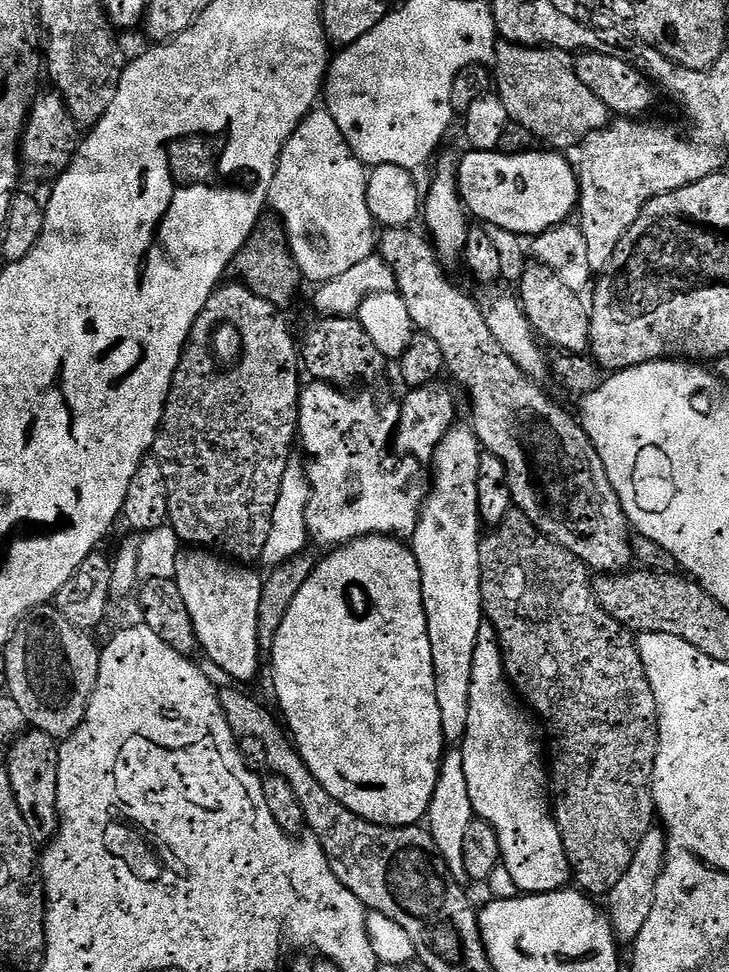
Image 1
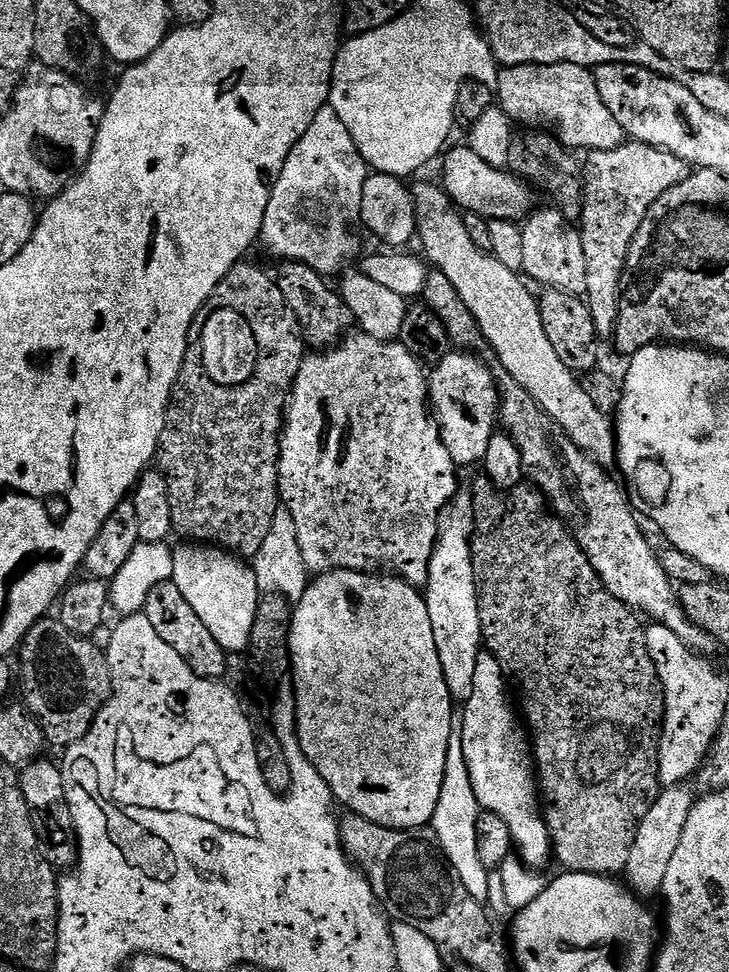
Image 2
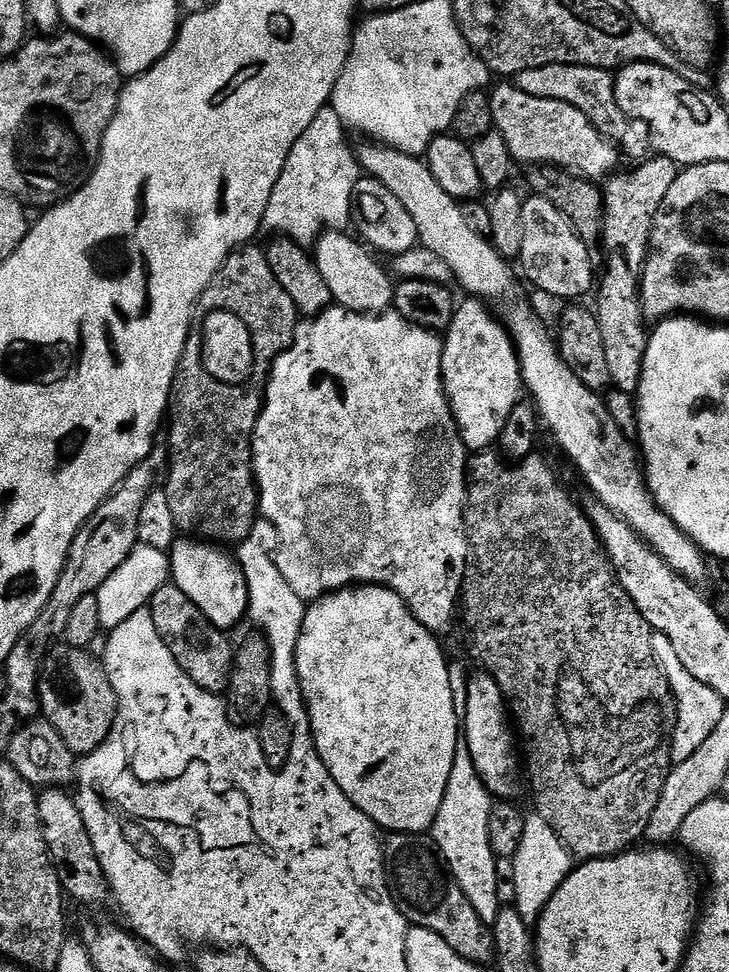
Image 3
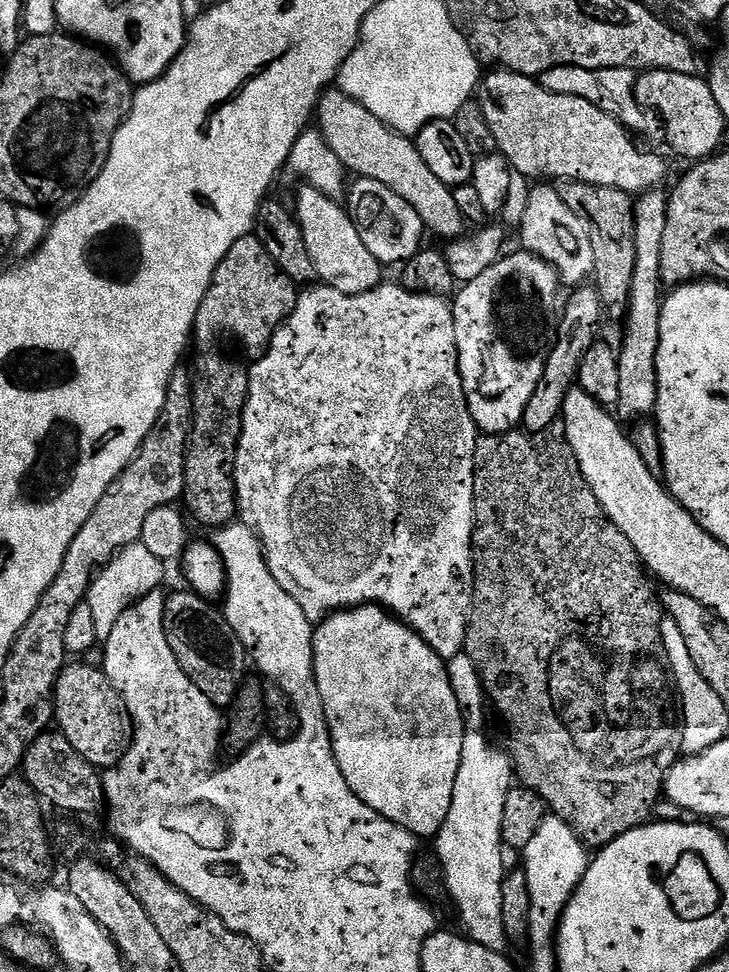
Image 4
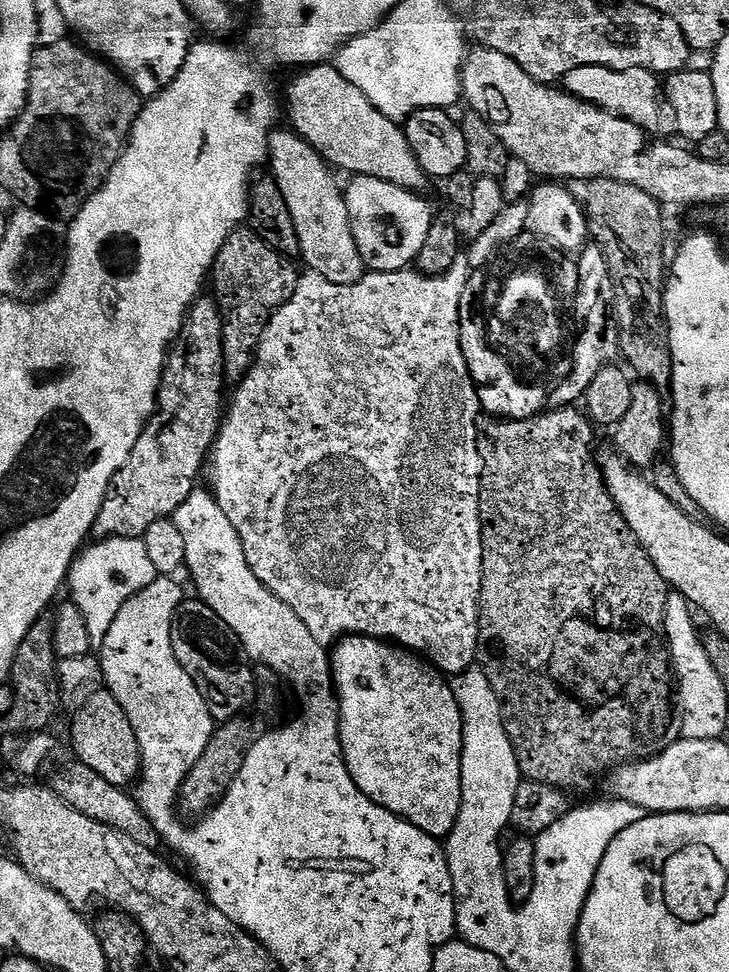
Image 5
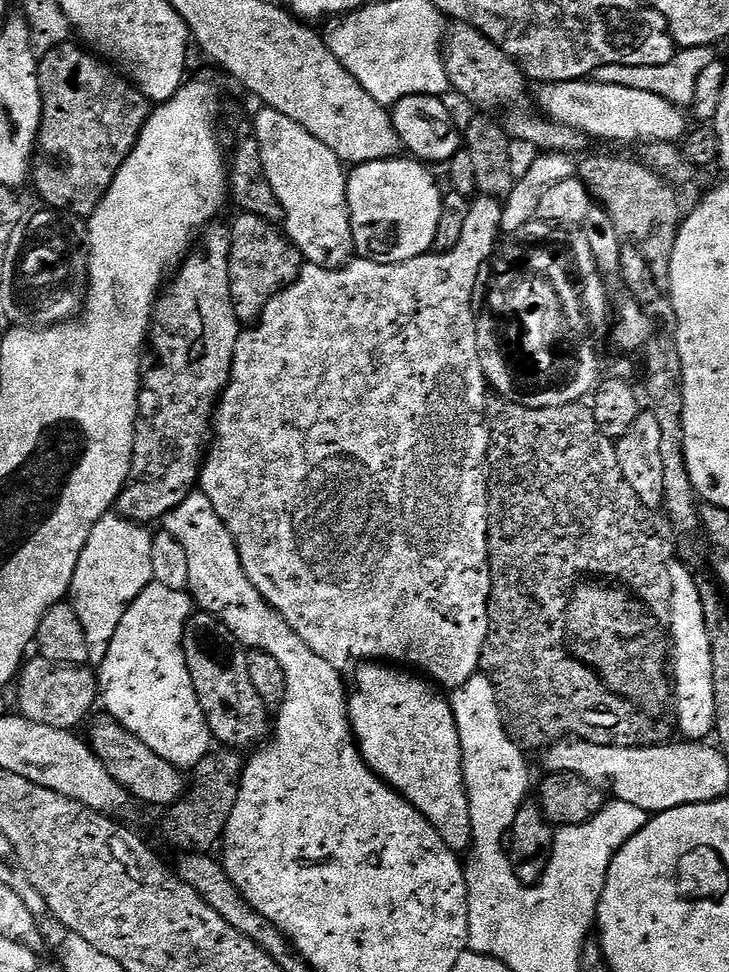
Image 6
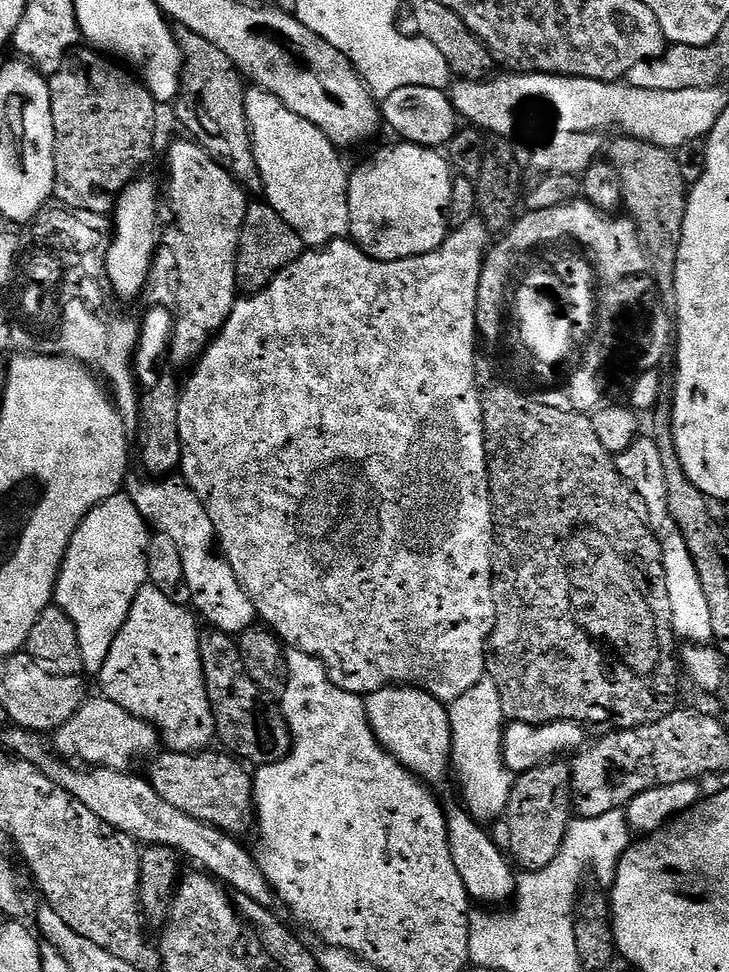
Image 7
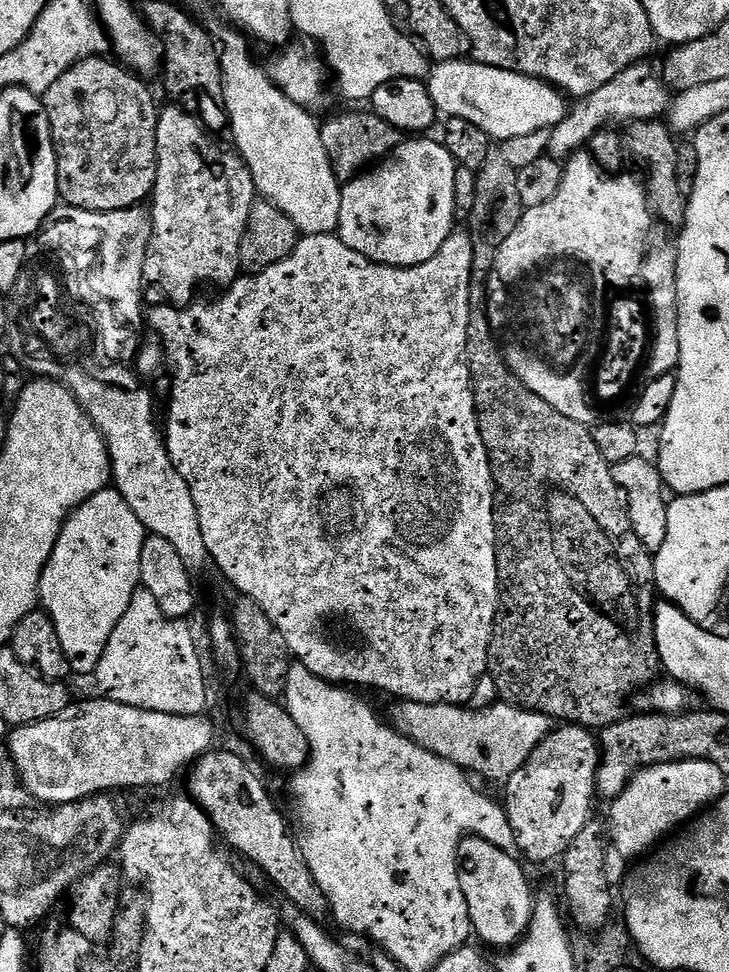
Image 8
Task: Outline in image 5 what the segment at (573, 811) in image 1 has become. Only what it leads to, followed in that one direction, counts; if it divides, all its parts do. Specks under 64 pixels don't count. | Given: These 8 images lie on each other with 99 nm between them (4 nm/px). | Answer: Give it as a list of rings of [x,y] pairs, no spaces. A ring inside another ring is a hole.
[[[579,407],[544,410],[525,420],[496,418],[491,422],[493,424],[489,426],[488,432],[486,428],[486,443],[482,448],[484,474],[480,489],[480,525],[484,547],[484,577],[480,587],[480,633],[476,660],[494,694],[498,694],[500,711],[504,713],[504,729],[512,743],[521,777],[534,782],[546,782],[555,788],[573,790],[582,787],[588,776],[595,772],[607,773],[621,764],[646,760],[658,752],[666,751],[671,744],[681,739],[680,720],[674,707],[674,669],[670,663],[668,635],[664,625],[670,585],[664,581],[658,566],[654,566],[608,492],[598,456],[596,460],[592,453],[594,425]]]

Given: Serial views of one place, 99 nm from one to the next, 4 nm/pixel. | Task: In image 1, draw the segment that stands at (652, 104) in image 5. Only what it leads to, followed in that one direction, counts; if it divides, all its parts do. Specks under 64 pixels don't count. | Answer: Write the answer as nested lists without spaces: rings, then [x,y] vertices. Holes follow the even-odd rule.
[[[521,44],[496,45],[494,88],[511,123],[526,126],[549,149],[575,149],[586,137],[607,128],[608,107],[587,86],[582,86],[573,57],[558,48],[523,48]]]

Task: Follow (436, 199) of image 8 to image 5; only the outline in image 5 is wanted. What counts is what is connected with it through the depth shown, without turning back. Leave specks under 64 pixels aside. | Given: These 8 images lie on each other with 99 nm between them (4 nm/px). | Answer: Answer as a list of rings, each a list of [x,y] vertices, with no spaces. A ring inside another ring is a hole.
[[[352,176],[344,192],[344,201],[350,214],[354,242],[358,246],[360,256],[365,265],[373,272],[403,272],[415,261],[418,250],[422,250],[422,242],[426,242],[426,234],[430,234],[434,209],[423,199],[423,195],[411,192],[402,186],[390,182],[382,182],[373,176]]]

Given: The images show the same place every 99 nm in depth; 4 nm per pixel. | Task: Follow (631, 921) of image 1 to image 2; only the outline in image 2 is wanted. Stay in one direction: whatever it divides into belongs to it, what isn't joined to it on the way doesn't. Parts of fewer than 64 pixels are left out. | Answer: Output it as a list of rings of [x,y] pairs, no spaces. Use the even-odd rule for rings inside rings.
[[[687,783],[665,787],[650,807],[649,814],[638,826],[638,836],[634,841],[626,871],[627,887],[631,888],[637,897],[659,897],[663,893],[666,870],[670,870],[670,861],[674,859],[674,854],[678,850],[678,842],[682,842],[682,834],[686,830],[686,822],[690,818],[690,810],[694,803],[694,795],[692,796],[688,787]]]

